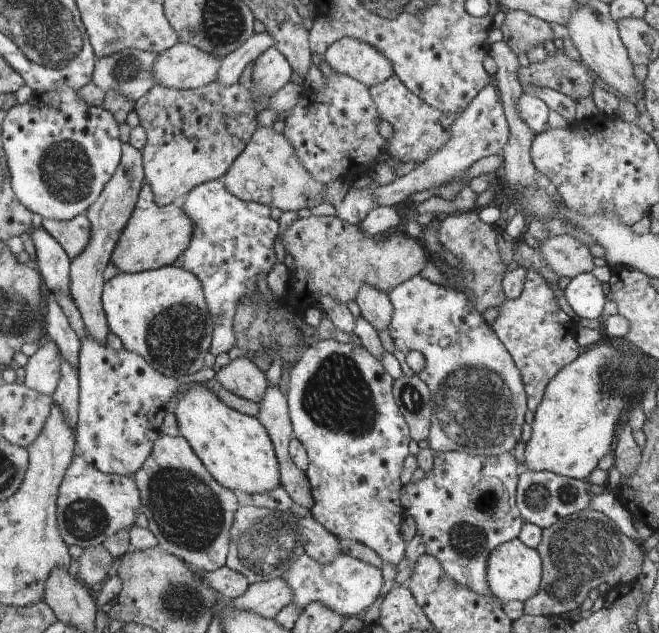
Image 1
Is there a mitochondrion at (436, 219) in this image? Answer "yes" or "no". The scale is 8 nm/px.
no

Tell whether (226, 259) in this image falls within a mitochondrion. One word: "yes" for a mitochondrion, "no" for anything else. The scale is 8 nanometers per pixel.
no

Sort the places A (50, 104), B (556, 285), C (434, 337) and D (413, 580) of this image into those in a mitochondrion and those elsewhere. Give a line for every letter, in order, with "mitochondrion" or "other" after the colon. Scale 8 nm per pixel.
A: other
B: other
C: other
D: other

